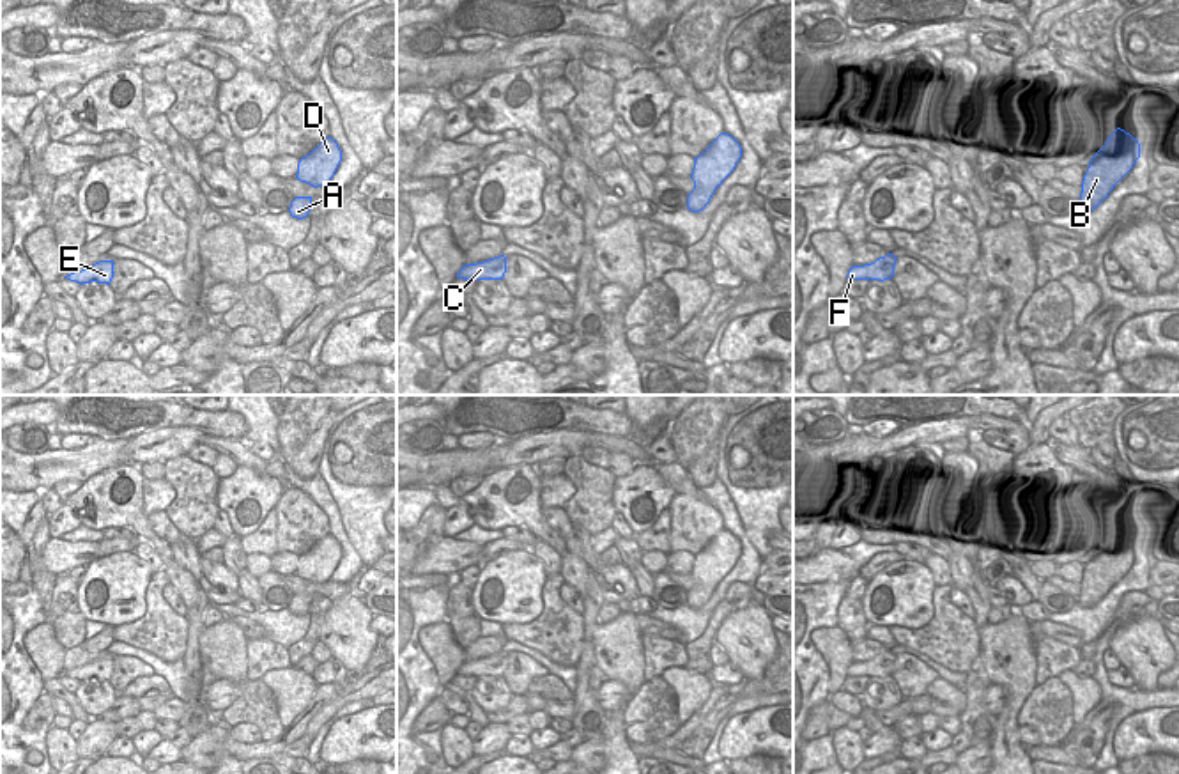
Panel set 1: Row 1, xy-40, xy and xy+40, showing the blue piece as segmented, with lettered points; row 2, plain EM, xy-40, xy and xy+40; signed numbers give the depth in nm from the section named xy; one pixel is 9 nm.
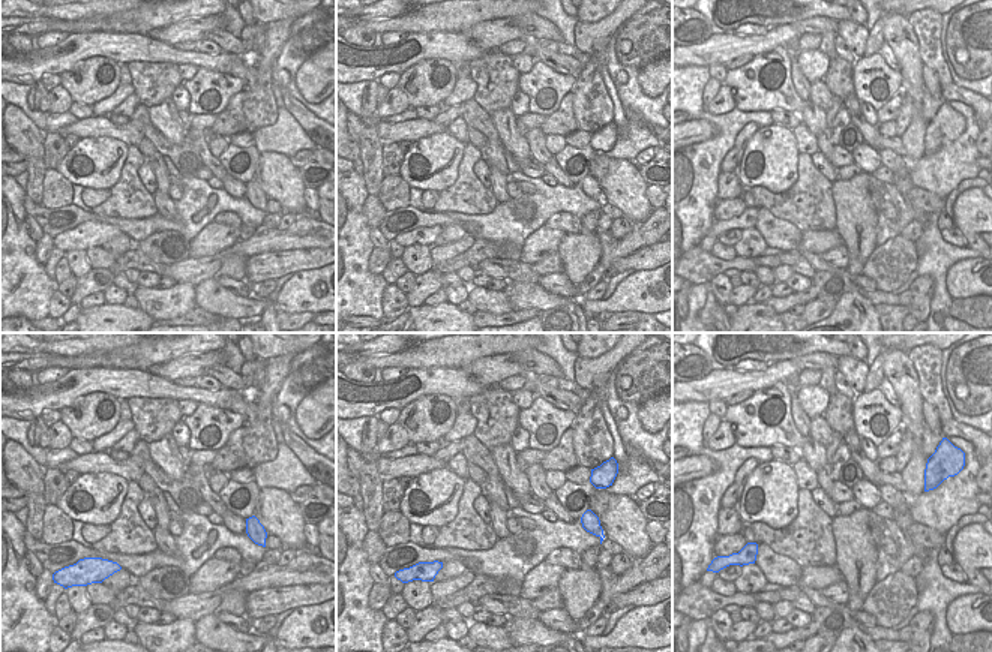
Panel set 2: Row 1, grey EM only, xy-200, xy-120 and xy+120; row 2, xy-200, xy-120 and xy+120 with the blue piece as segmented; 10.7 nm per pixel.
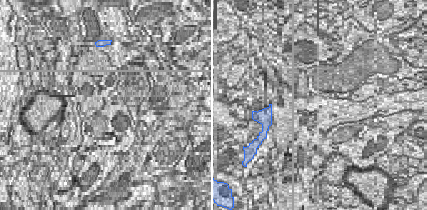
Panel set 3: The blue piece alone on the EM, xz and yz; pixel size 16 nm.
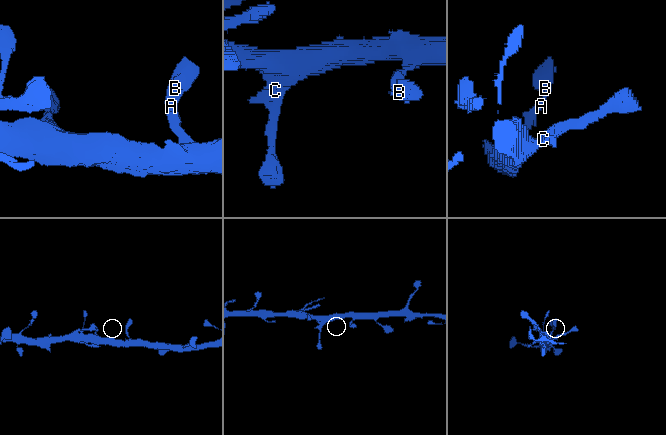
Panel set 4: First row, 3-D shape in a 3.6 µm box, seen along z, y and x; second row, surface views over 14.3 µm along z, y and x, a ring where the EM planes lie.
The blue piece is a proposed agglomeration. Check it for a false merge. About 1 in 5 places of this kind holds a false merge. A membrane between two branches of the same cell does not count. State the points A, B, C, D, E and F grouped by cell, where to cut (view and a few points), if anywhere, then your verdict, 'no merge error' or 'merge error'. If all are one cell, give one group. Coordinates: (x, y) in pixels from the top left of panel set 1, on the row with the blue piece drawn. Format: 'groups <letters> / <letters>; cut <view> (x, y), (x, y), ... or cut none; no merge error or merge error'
groups A B C D E F; cut none; no merge error

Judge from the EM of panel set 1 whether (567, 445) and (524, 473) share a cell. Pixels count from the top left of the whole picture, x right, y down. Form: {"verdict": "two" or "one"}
{"verdict": "two"}

